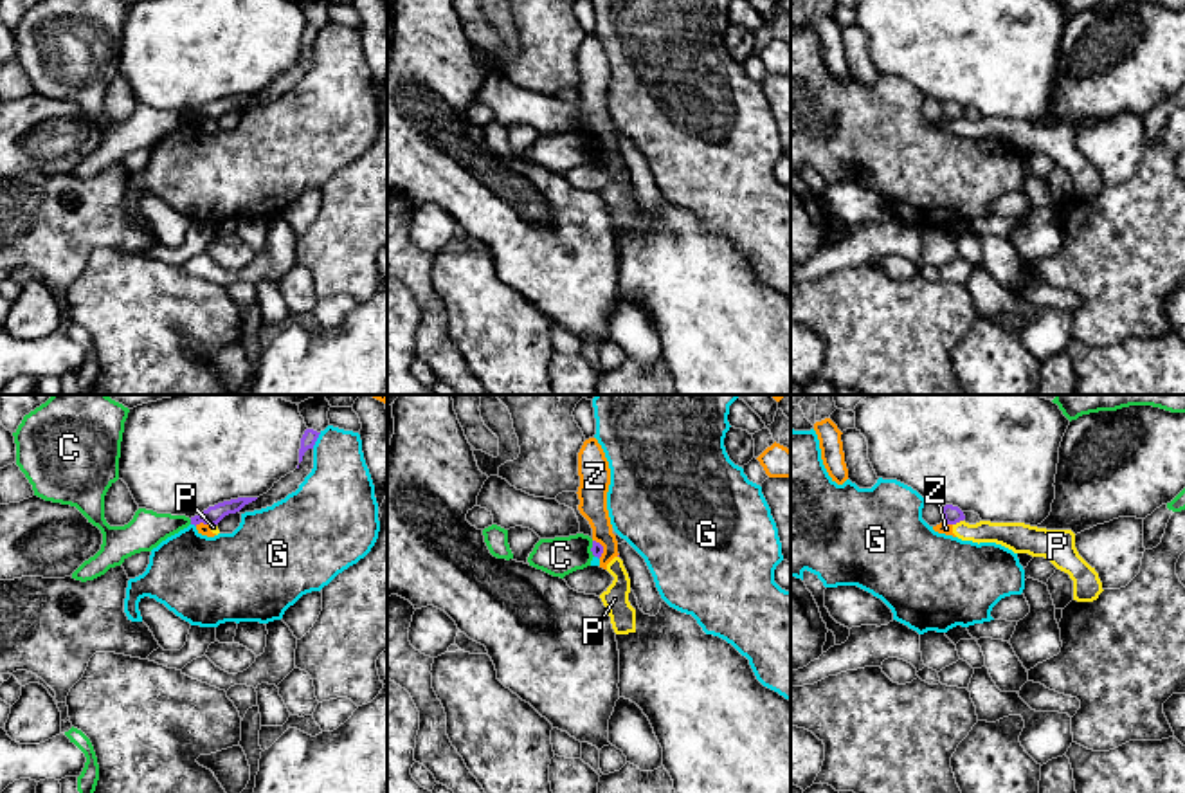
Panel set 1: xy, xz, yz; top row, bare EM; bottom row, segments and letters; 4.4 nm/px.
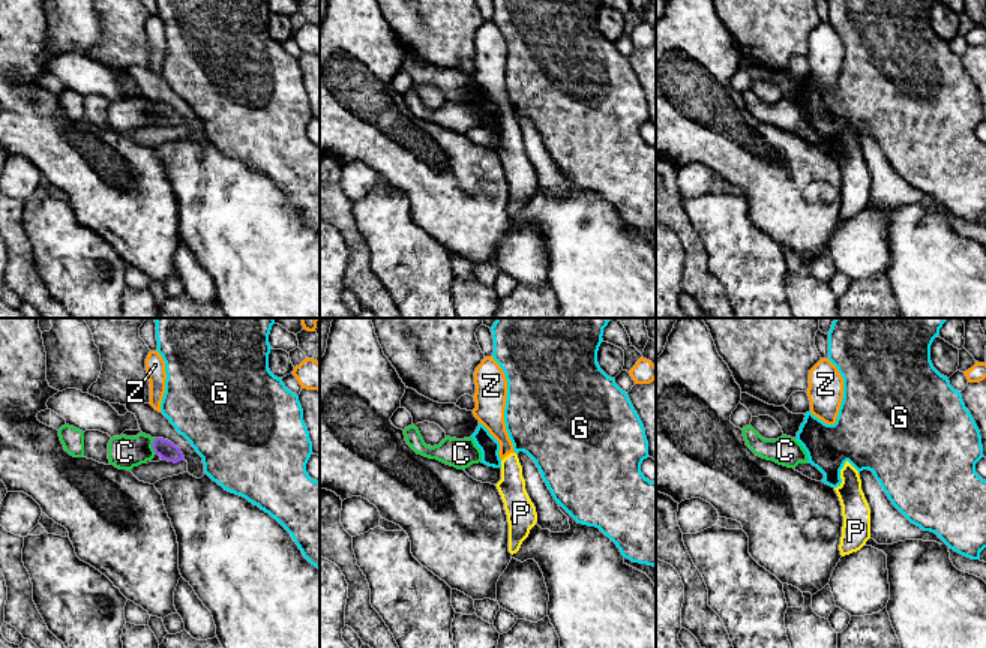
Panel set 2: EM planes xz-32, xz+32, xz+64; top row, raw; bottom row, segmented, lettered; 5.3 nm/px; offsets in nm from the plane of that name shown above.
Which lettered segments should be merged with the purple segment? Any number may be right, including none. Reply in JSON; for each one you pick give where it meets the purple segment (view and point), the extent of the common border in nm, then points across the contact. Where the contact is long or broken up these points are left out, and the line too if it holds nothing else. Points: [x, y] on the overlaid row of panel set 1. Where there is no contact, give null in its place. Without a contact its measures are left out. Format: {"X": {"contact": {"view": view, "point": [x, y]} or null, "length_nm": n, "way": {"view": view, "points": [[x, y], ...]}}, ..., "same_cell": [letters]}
{"same_cell": []}

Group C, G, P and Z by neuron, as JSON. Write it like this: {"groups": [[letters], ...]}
{"groups": [["C"], ["G"], ["P", "Z"]]}

